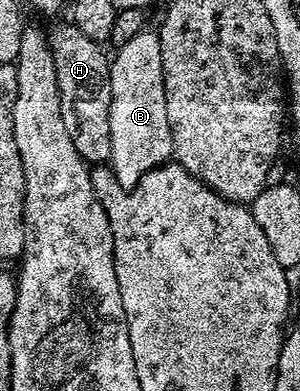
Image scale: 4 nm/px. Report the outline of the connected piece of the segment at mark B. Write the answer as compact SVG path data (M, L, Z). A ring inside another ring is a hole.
M142 30L116 48L110 63L111 82L111 154L108 165L115 172L116 181L127 190L134 188L148 170L171 163L172 126L168 126L168 102L164 94L164 66L160 54L157 31Z

